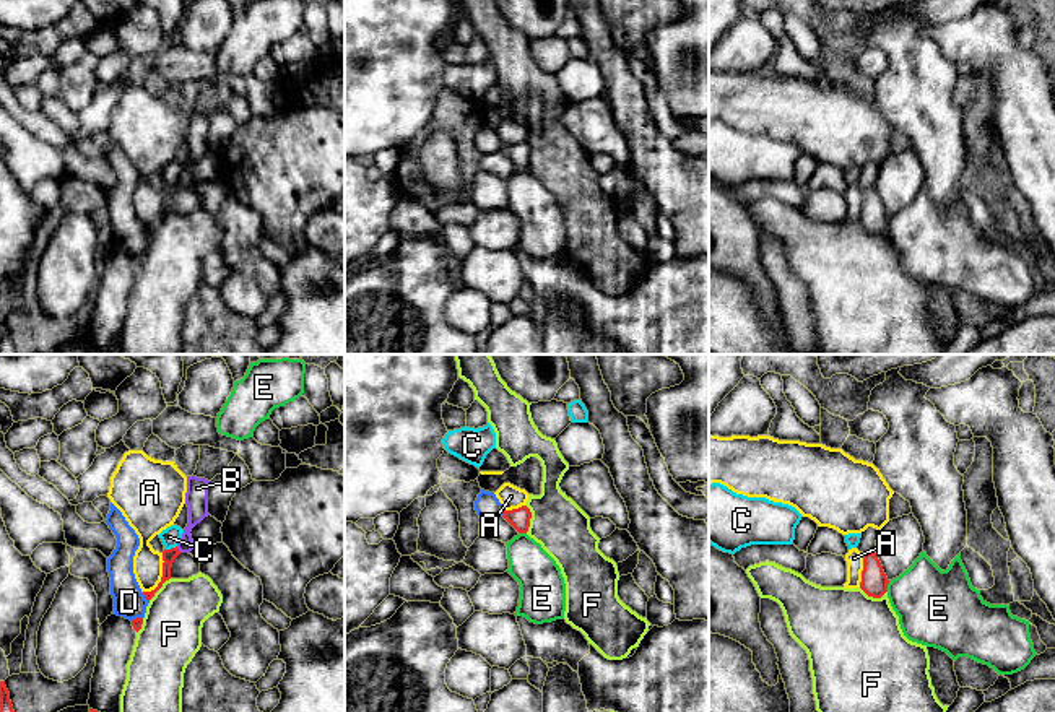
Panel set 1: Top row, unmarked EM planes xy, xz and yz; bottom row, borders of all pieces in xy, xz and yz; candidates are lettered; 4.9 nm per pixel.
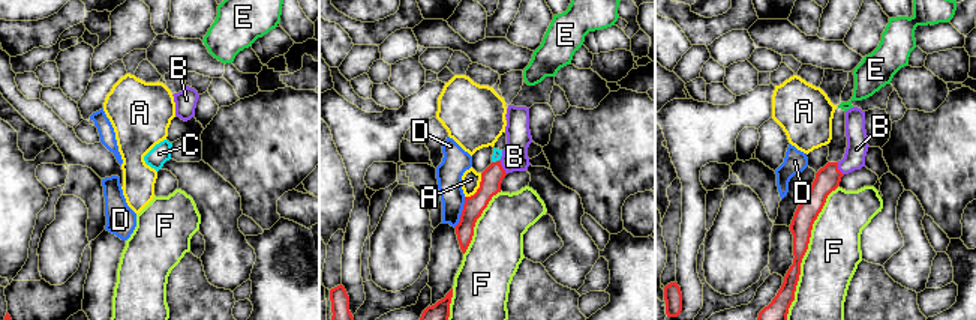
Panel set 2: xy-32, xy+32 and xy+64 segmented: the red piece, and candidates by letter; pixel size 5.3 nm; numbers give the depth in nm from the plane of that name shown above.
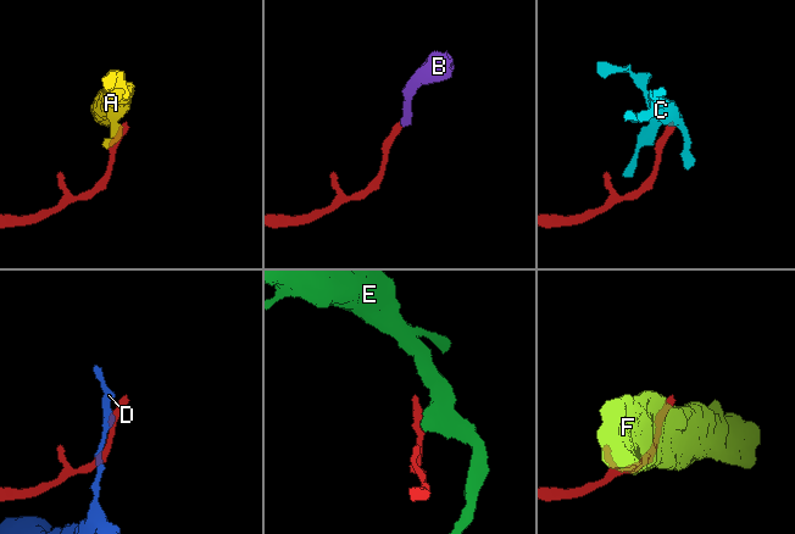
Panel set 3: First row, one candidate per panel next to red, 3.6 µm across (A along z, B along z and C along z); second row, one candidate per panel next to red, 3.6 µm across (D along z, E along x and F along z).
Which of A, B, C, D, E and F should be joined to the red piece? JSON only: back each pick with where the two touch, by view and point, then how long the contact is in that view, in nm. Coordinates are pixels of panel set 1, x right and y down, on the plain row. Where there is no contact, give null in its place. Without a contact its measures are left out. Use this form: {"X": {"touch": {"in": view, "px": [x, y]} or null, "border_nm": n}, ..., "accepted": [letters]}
{"B": {"touch": {"in": "xy", "px": [178, 186]}, "border_nm": 40}, "accepted": ["B"]}

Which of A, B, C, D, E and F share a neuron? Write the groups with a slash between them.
A / B / C / D / E / F

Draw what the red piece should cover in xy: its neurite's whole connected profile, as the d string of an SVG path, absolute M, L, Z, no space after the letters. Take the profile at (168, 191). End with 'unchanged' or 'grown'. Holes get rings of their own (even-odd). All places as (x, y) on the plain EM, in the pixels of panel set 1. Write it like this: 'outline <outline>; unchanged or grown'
outline M187 112L187 128L185 128L185 140L189 143L189 159L184 164L182 174L176 184L163 187L163 213L158 223L151 228L143 228L145 234L150 236L154 229L163 223L166 216L171 215L171 203L174 195L180 189L190 189L197 185L200 180L192 176L192 164L200 159L205 153L208 153L208 120L210 117L205 114Z; grown

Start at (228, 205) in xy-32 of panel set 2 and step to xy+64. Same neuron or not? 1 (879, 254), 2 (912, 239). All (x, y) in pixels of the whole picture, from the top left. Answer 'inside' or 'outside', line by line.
1: outside
2: inside

